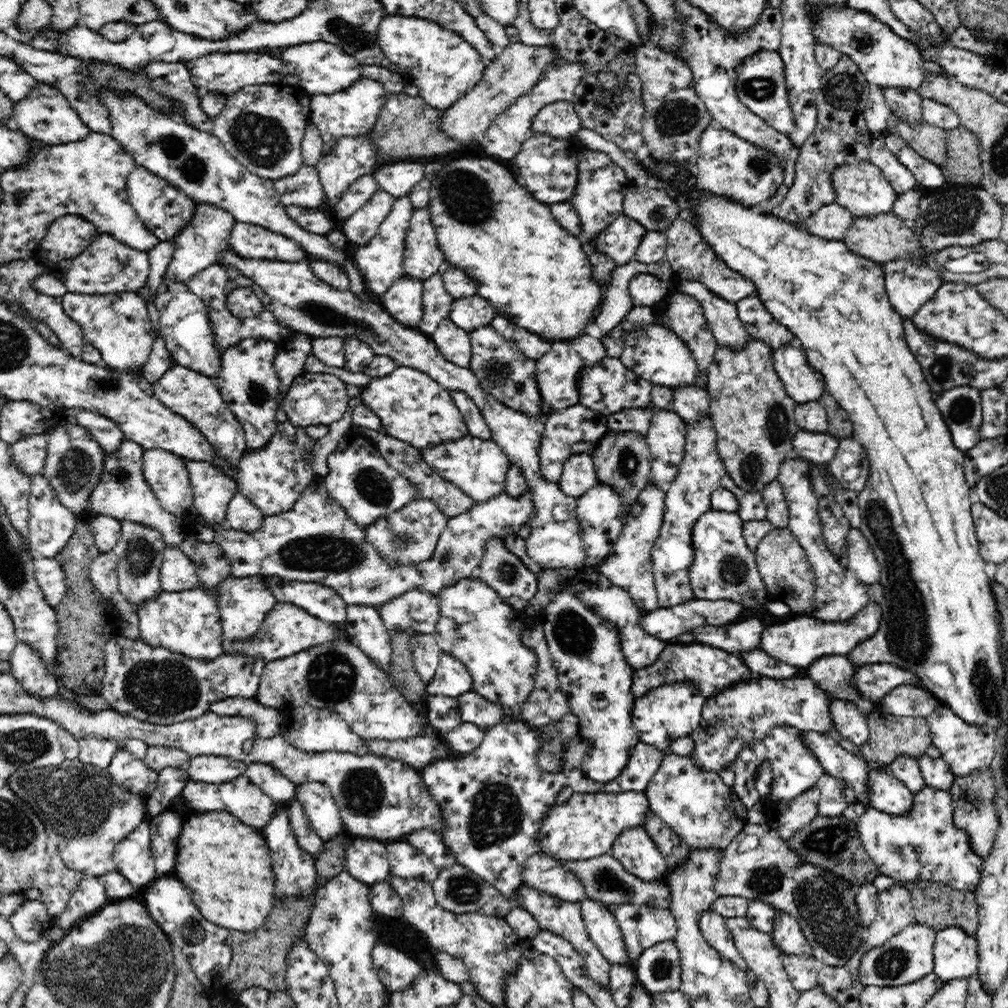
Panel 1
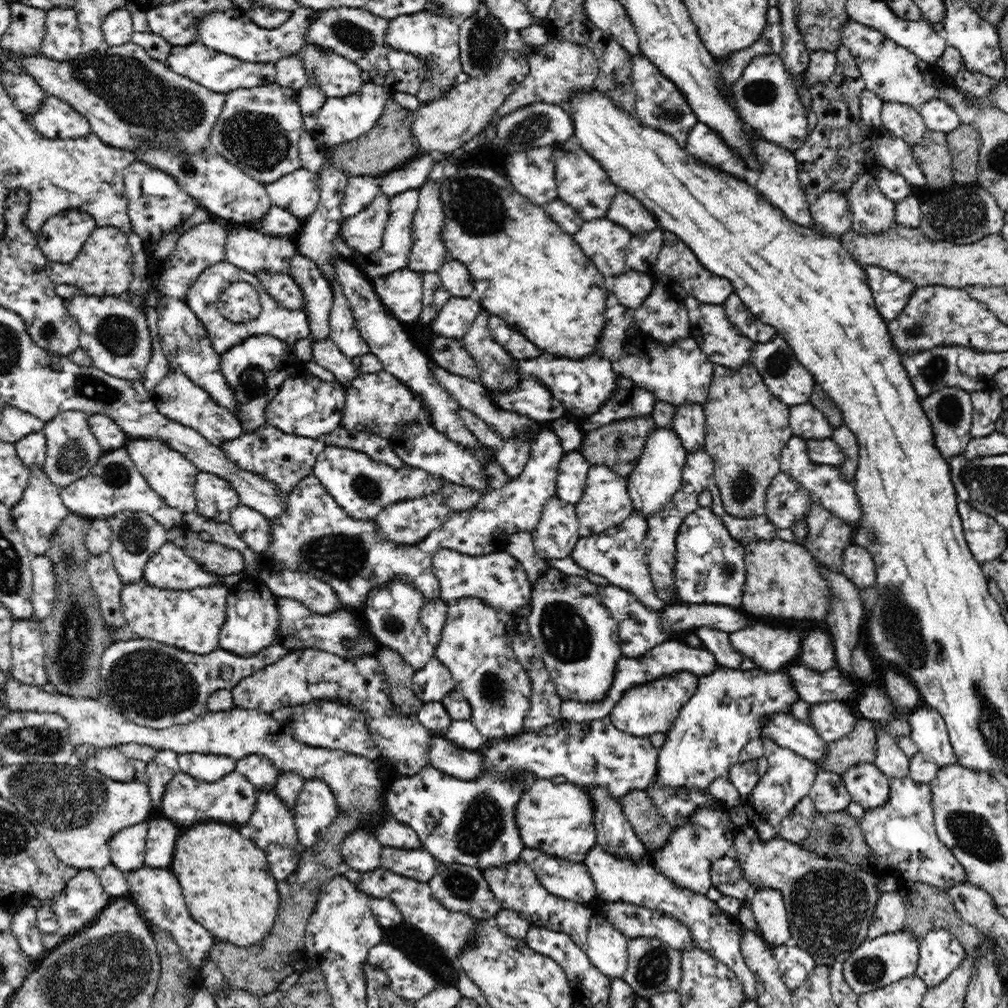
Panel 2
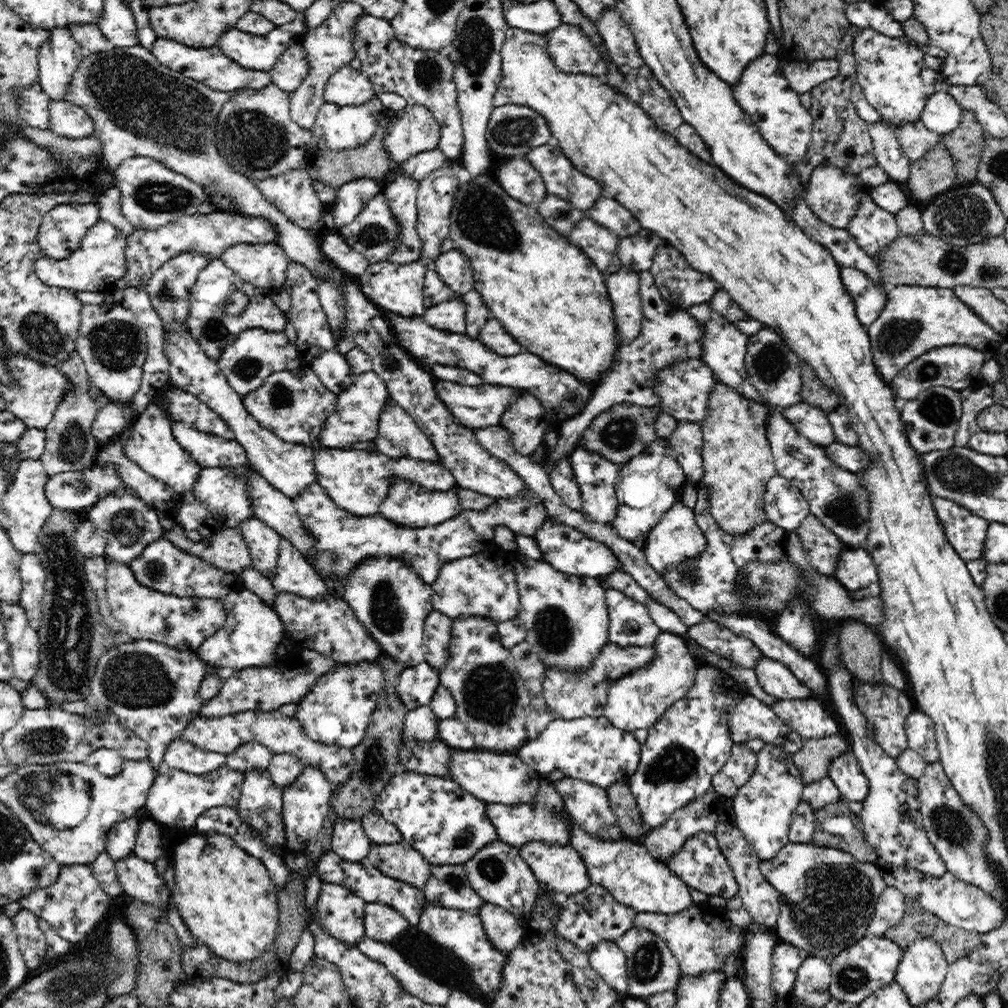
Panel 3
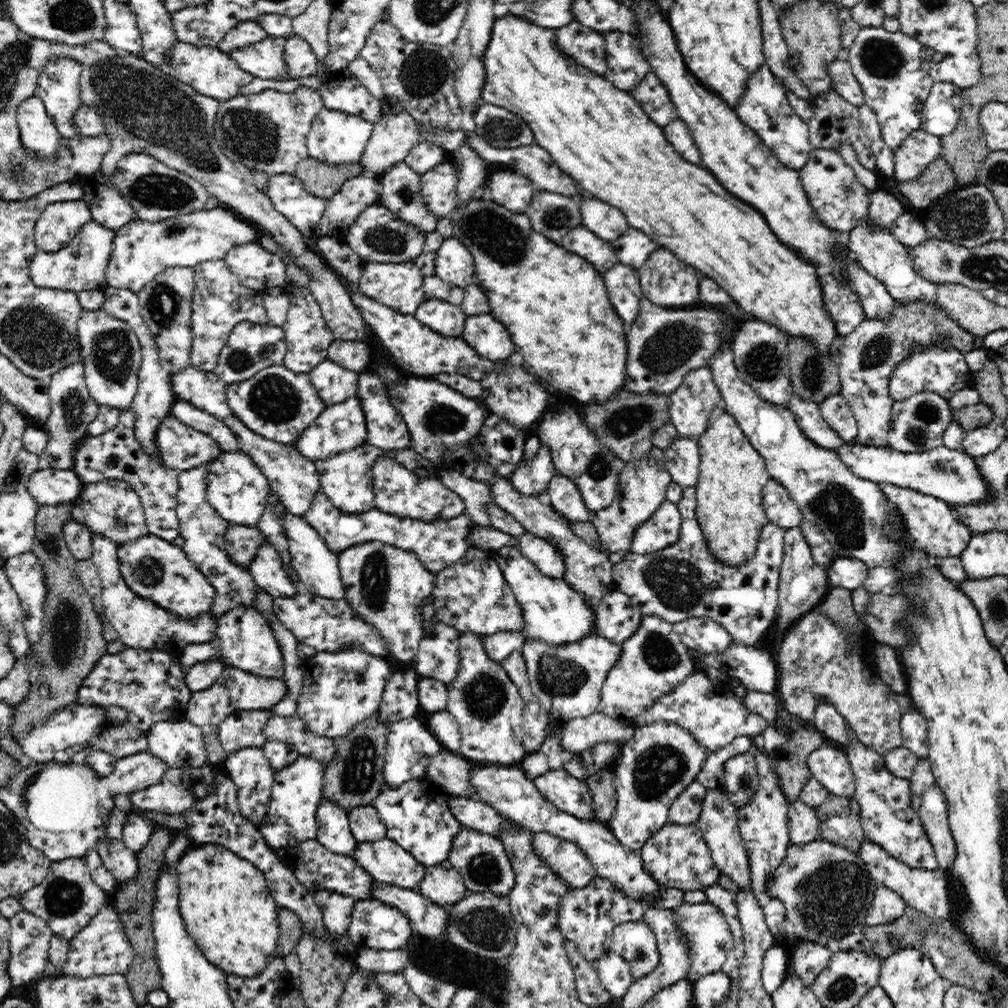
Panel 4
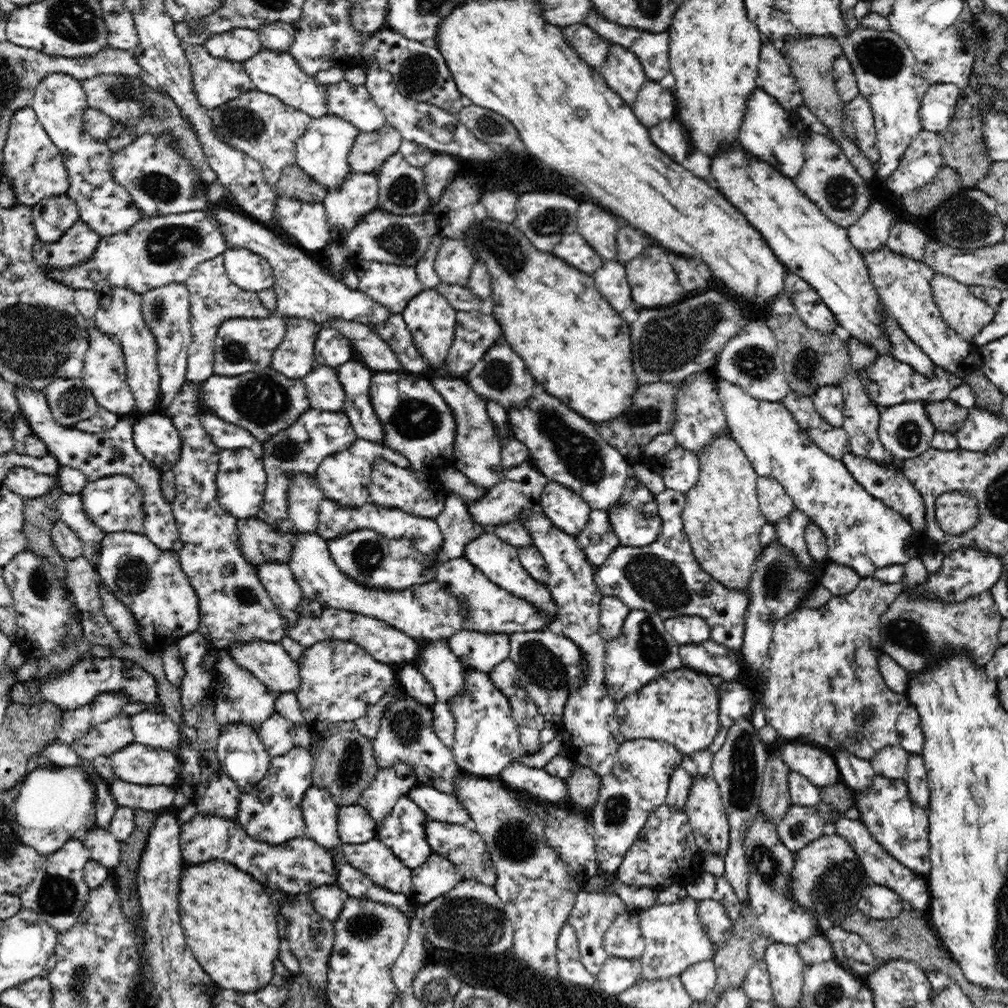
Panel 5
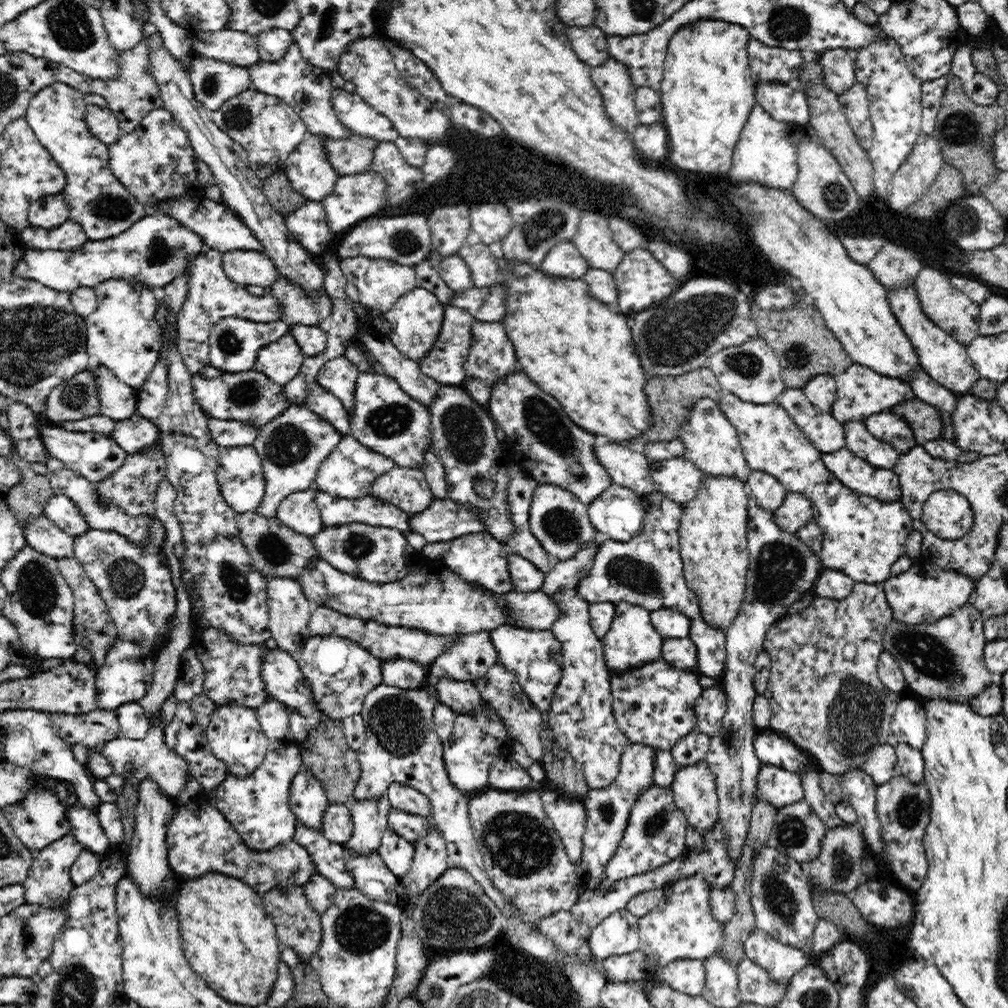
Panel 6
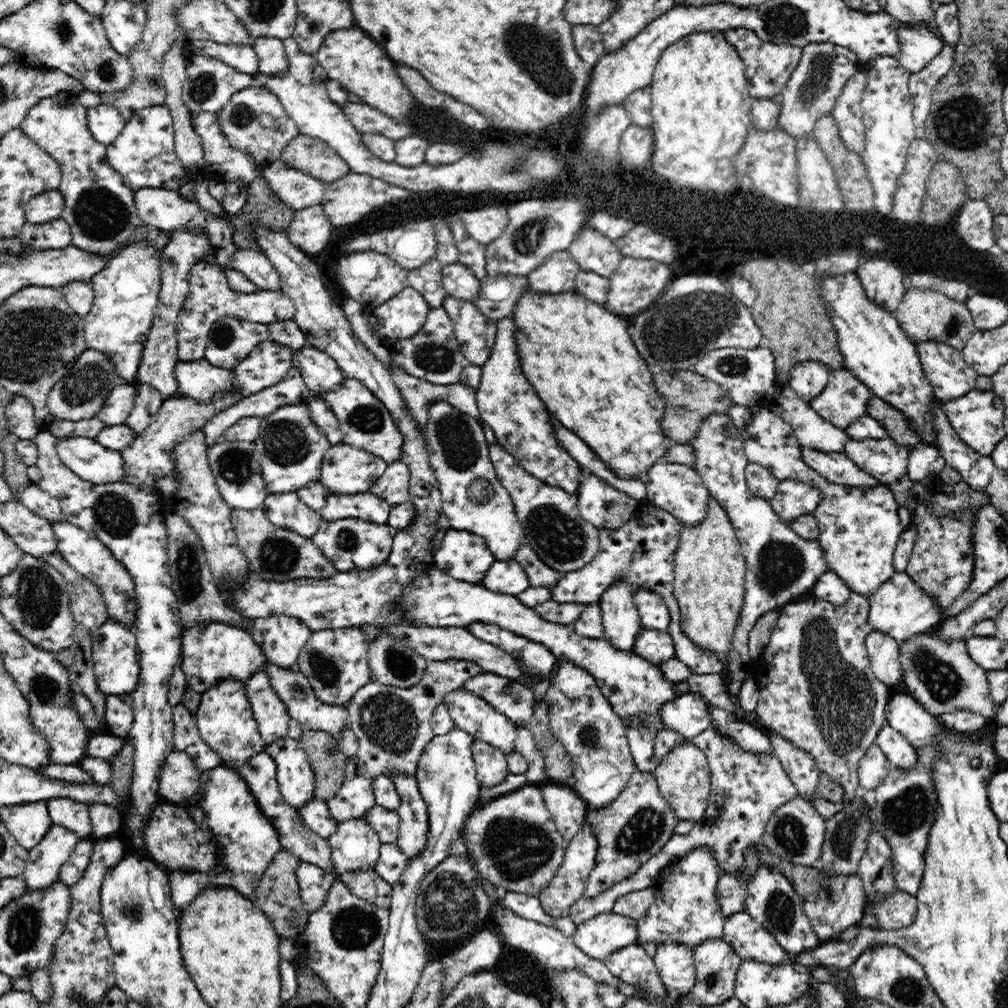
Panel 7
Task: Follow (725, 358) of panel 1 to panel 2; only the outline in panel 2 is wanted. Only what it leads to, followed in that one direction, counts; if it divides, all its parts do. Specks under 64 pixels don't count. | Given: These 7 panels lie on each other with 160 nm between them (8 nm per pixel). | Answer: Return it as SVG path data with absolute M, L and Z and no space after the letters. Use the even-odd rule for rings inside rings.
M751 361L740 368L714 364L714 374L703 404L705 414L705 451L714 465L714 480L724 511L734 518L753 518L765 514L766 490L781 473L781 450L794 436L789 425L789 406L778 400L764 384Z

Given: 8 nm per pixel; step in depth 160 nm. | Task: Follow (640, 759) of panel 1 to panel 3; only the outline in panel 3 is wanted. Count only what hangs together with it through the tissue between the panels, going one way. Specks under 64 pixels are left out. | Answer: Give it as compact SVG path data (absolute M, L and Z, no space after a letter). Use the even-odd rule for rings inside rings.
M604 715L579 719L553 719L534 739L529 739L516 751L516 755L540 775L548 776L554 770L562 770L568 778L575 778L608 789L617 780L626 782L638 768L641 742L630 732L616 728ZM404 771L394 775L375 799L374 810L396 825L408 842L433 865L463 865L484 845L500 841L497 830L485 815L488 802L472 797L452 778Z

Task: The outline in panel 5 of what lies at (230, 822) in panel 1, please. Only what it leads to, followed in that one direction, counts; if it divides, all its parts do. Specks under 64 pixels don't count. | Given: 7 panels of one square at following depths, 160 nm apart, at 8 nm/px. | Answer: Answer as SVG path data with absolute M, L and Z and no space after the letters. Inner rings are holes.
M223 860L184 865L179 885L180 918L187 946L211 982L237 994L257 992L270 984L275 961L284 944L278 934L277 907L267 890L251 874Z

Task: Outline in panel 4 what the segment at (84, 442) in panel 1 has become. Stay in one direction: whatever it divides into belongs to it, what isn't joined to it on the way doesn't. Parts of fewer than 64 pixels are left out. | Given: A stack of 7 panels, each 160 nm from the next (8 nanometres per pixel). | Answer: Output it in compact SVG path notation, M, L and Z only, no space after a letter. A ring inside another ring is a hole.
M82 363L70 364L61 368L49 378L48 394L50 397L50 416L46 418L44 431L48 442L39 455L39 469L70 470L74 466L75 446L89 434L88 425L97 417L100 405L90 396L87 389Z

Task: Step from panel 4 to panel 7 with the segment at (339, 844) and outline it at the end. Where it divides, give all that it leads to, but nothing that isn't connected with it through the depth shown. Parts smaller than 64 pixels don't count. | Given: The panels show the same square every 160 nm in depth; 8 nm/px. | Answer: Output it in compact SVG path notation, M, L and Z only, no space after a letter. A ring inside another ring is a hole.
M286 736L270 743L263 751L276 763L279 790L290 806L298 810L310 799L315 799L314 771L299 741Z

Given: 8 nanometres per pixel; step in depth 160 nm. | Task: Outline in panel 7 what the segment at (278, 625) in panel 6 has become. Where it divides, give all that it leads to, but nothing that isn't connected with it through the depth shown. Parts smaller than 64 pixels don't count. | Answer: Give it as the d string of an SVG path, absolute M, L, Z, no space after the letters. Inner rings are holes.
M285 614L256 619L255 626L264 638L261 646L267 664L286 668L296 667L298 656L313 633L303 622Z

